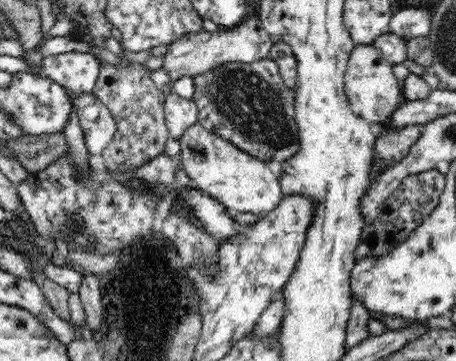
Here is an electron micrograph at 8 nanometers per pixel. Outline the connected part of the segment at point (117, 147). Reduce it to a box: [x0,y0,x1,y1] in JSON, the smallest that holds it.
[92,55,169,172]

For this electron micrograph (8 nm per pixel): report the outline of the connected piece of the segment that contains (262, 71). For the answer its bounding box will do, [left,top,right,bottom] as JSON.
[192,56,300,162]

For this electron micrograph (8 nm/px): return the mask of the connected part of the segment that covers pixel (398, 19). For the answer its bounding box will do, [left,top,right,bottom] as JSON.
[387,7,432,40]

